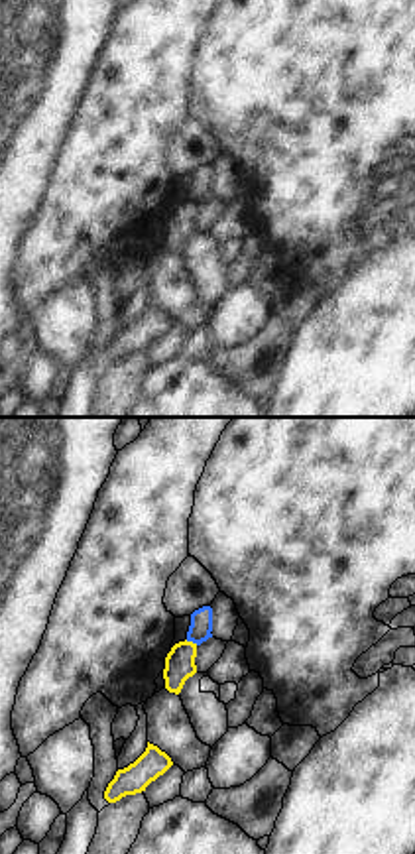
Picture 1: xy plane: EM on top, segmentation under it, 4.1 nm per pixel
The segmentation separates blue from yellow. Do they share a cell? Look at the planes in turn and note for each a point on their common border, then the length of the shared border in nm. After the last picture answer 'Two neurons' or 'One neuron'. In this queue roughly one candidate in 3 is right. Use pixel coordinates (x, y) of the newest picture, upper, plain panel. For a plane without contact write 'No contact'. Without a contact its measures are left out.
Touches blue at (191, 199). Shared border 60 nm

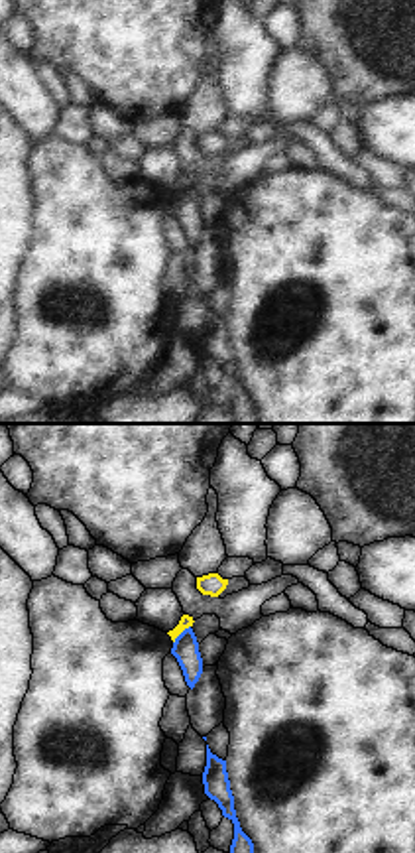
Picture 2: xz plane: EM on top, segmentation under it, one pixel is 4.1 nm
Touches blue at (179, 194). Shared border 100 nm

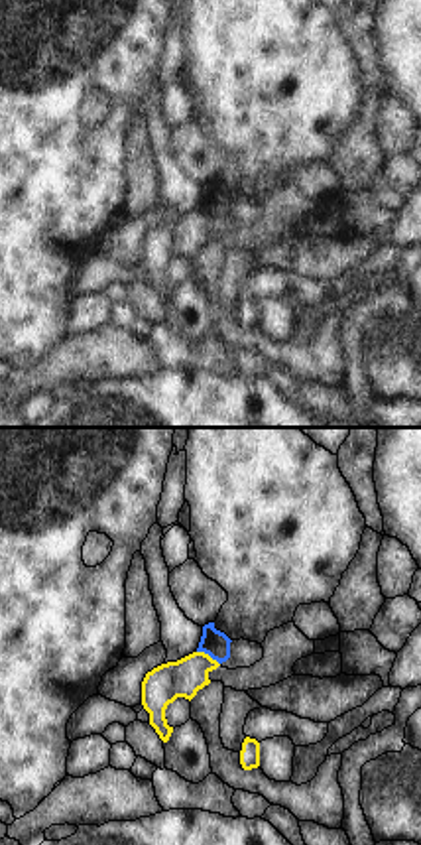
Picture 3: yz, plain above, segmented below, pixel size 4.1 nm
Touches blue at (209, 213). Shared border 110 nm

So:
Two neurons

